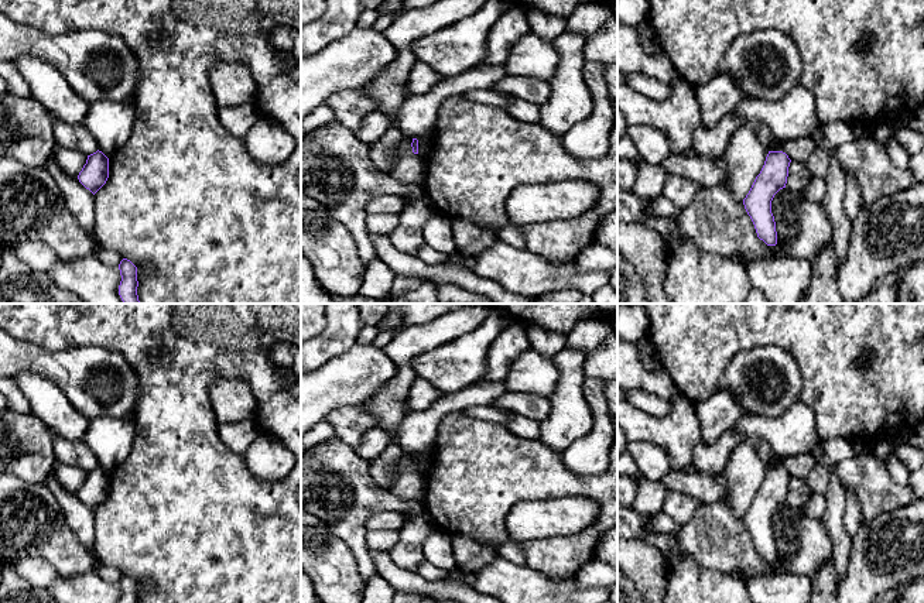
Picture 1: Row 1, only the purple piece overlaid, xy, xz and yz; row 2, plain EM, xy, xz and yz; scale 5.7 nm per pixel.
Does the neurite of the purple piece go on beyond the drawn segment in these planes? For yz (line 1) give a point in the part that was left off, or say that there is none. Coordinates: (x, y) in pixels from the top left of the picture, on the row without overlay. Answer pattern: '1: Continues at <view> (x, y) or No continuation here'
1: No continuation here

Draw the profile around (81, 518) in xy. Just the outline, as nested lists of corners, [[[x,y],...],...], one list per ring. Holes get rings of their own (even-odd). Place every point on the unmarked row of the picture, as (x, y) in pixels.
[[[48,477],[45,484],[58,500],[65,524],[71,528],[79,542],[86,551],[93,552],[93,542],[96,538],[96,515],[95,511],[86,506],[78,494],[73,494],[58,484],[52,477]]]

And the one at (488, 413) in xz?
[[[473,405],[463,412],[475,419],[483,419],[500,425],[504,425],[504,422],[507,421],[506,412],[493,405]]]

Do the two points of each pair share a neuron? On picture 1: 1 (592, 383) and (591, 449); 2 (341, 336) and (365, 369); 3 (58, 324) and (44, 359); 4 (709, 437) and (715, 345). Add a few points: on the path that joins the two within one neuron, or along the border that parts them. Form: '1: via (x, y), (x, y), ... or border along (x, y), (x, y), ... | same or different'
1: via (596, 400), (599, 407), (599, 432) | same
2: border along (356, 341), (321, 366) | different
3: border along (17, 338), (48, 349), (81, 348) | different
4: border along (717, 390), (695, 404) | different

